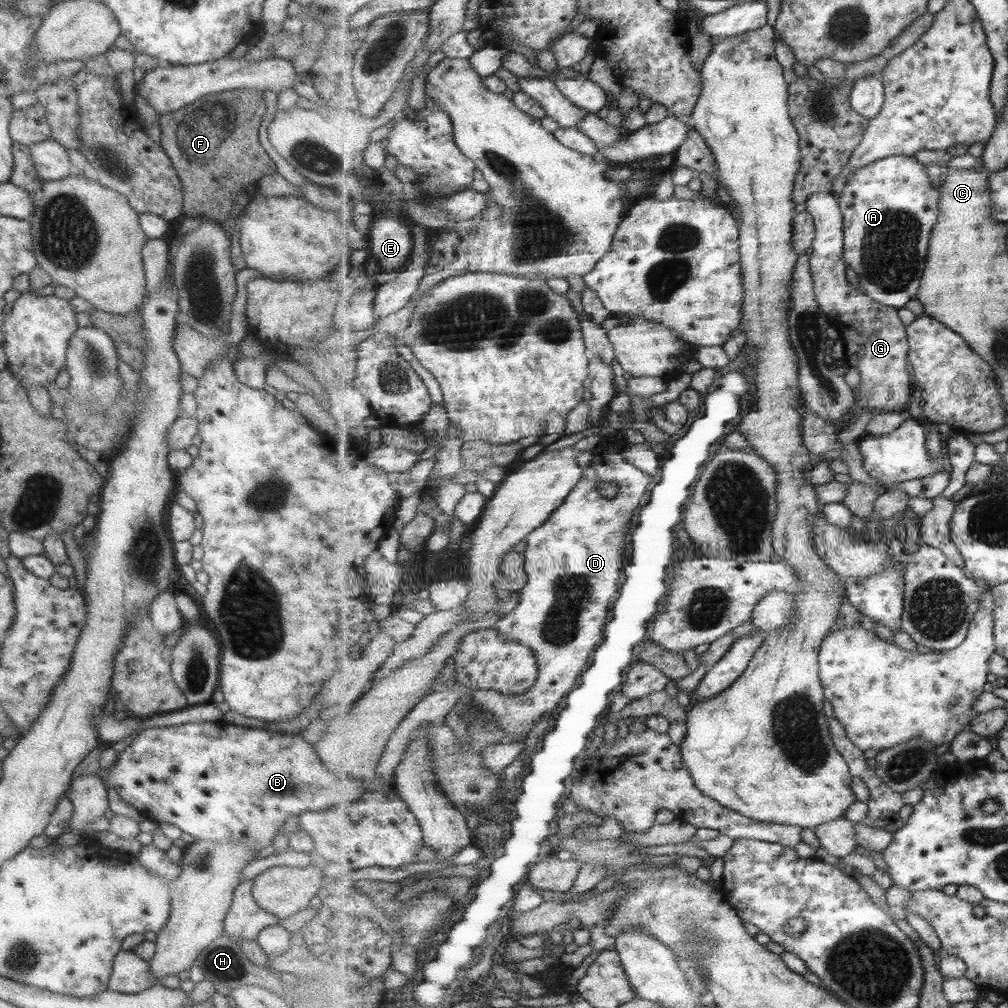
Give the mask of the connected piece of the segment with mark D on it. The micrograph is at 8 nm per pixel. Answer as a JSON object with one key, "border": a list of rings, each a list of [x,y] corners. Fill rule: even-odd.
{"border":[[[613,435],[613,440],[602,439],[593,448],[593,458],[584,470],[583,478],[578,487],[565,499],[558,510],[551,515],[542,527],[534,530],[526,538],[526,570],[528,582],[521,590],[521,603],[508,615],[505,615],[493,628],[507,639],[515,639],[523,646],[535,651],[538,657],[538,680],[529,693],[522,696],[506,696],[496,691],[473,691],[471,693],[476,706],[483,711],[492,713],[499,725],[505,728],[511,736],[521,736],[525,739],[539,720],[555,710],[563,702],[563,698],[580,683],[585,669],[590,665],[593,653],[598,650],[604,637],[603,628],[608,624],[607,618],[613,611],[617,594],[620,594],[621,584],[624,584],[624,574],[627,563],[623,560],[627,532],[636,526],[635,510],[641,506],[641,496],[647,492],[653,476],[631,464],[621,454],[627,445],[623,439]],[[600,482],[612,482],[620,487],[615,498],[603,496],[598,486]]]}

